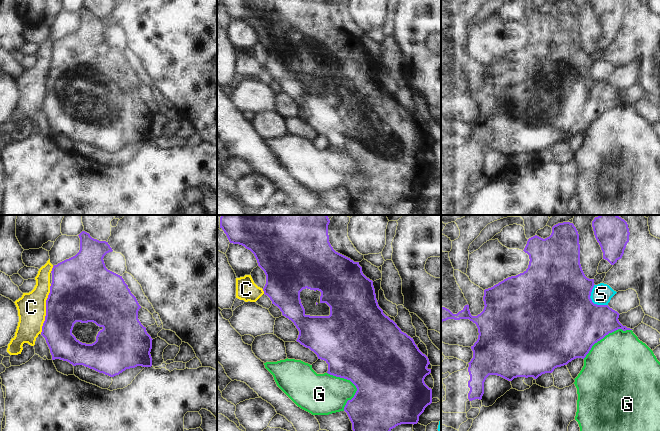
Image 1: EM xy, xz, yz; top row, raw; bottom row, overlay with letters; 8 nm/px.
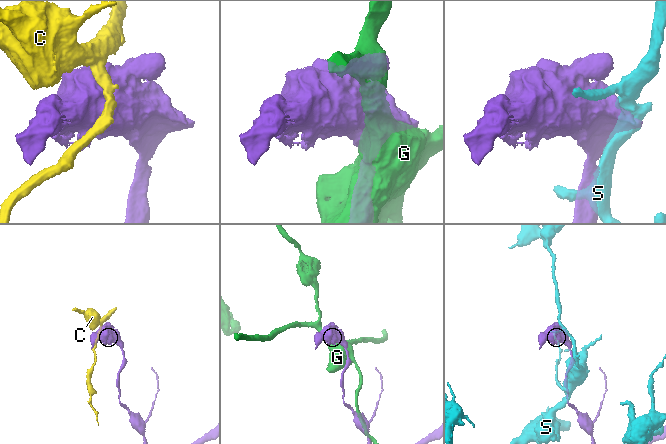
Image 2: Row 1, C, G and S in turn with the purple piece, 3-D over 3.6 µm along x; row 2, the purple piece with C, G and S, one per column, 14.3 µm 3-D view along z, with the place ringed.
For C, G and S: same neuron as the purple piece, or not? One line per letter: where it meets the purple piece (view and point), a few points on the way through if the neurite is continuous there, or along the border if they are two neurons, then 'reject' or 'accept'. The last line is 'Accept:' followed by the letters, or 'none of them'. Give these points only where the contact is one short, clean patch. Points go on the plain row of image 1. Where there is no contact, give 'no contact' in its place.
C: contact xy (46, 85); reject
G: contact xz (354, 160); reject
S: contact yz (591, 76); reject
Accept: none of them

